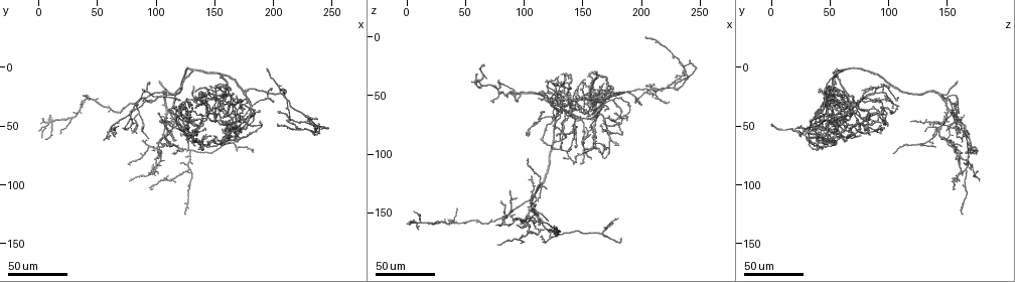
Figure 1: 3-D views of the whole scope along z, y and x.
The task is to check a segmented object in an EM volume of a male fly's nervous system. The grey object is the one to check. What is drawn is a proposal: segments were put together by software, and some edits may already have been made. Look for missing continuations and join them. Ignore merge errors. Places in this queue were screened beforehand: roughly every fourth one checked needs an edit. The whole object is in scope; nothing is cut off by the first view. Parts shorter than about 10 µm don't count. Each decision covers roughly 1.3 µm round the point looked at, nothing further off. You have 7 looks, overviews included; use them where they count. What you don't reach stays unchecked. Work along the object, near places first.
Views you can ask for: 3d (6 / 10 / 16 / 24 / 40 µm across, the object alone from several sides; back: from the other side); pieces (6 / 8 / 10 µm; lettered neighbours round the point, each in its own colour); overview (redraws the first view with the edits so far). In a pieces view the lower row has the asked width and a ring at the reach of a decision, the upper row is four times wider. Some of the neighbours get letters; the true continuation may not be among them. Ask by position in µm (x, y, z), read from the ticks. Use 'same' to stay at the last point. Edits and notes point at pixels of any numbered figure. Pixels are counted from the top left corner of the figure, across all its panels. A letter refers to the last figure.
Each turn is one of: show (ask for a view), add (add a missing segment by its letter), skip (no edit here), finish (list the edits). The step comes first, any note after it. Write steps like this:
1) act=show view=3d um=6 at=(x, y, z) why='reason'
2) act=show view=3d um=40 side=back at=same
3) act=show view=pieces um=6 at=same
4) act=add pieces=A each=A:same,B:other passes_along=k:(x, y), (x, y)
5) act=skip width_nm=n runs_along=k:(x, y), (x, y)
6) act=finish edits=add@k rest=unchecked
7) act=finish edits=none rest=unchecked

act=show view=3d um=40 at=(56, 62, 38) why='branch stops here'

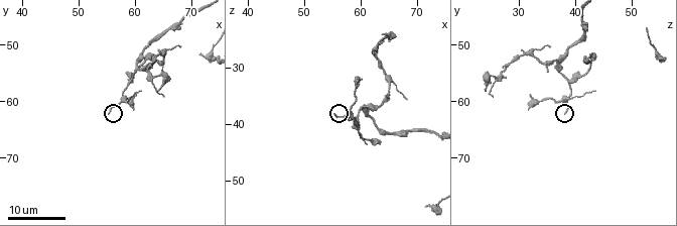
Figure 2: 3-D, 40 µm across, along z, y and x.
act=show view=pieces um=8 at=(55.0, 62.0, 38.0) why='what lies round it'

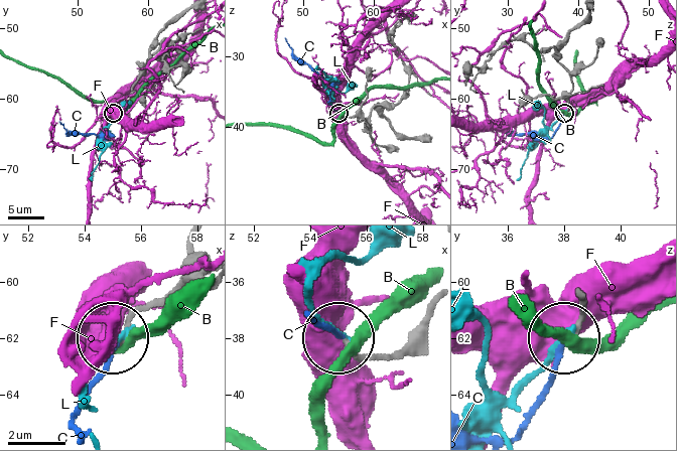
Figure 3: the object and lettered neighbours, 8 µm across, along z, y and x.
act=add pieces=C each=B:other,C:same,F:other,L:other passes_along=3:(578, 298), (576, 329), (521, 430) found='it goes on there'

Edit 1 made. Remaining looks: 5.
act=show view=overview

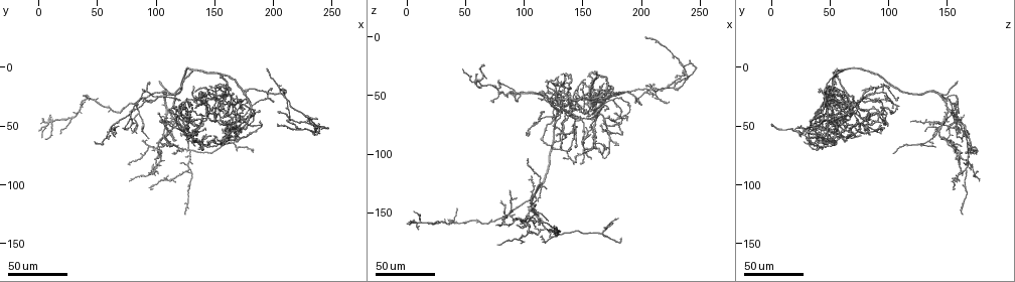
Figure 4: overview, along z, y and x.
act=show view=3d um=24 at=(102, 60, 146) why='an open end'

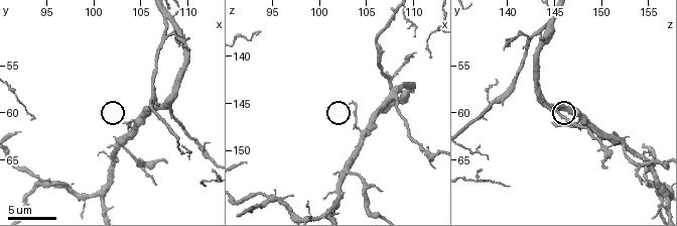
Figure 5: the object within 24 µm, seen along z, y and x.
act=show view=pieces um=8 at=(103.2, 61.0, 145.0) why='what lies round it'

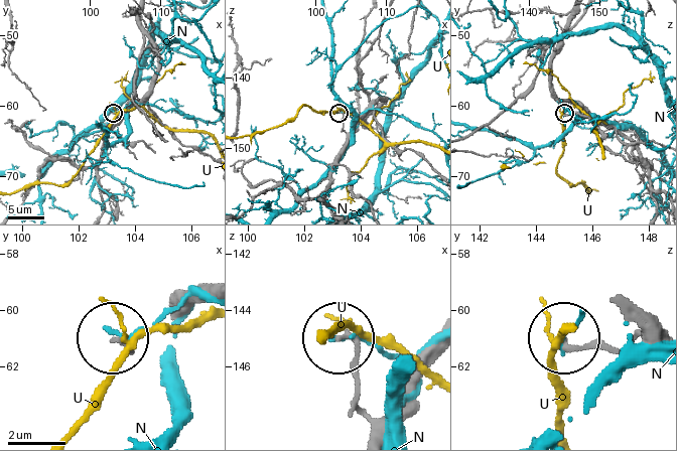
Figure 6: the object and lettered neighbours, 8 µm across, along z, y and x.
act=skip width_nm=200 each=N:other,U:other runs_along=6:(434, 360), (370, 416), (358, 404), (356, 353), (344, 338) found='none of them fits'

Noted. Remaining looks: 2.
act=show view=3d um=24 at=(150, 64, 46) why='tapers out'

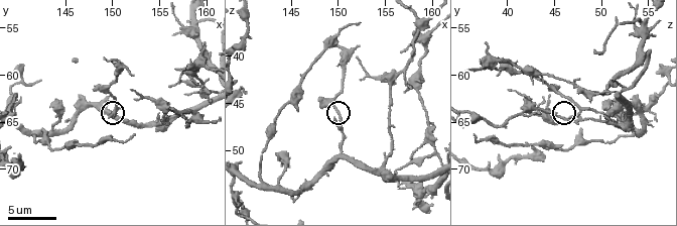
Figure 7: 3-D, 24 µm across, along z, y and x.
act=show view=pieces um=8 at=(149.6, 64.2, 46.8)

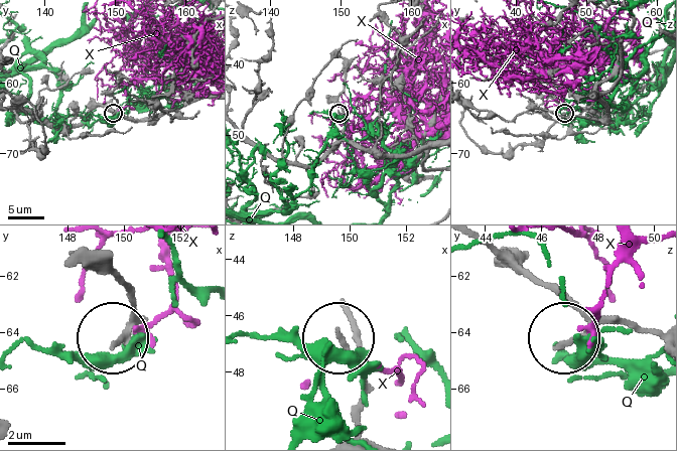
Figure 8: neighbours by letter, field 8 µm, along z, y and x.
act=skip width_nm=180 each=Q:other,X:other found='none of them fits'

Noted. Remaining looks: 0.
act=finish edits=add@3 rest=unchecked

